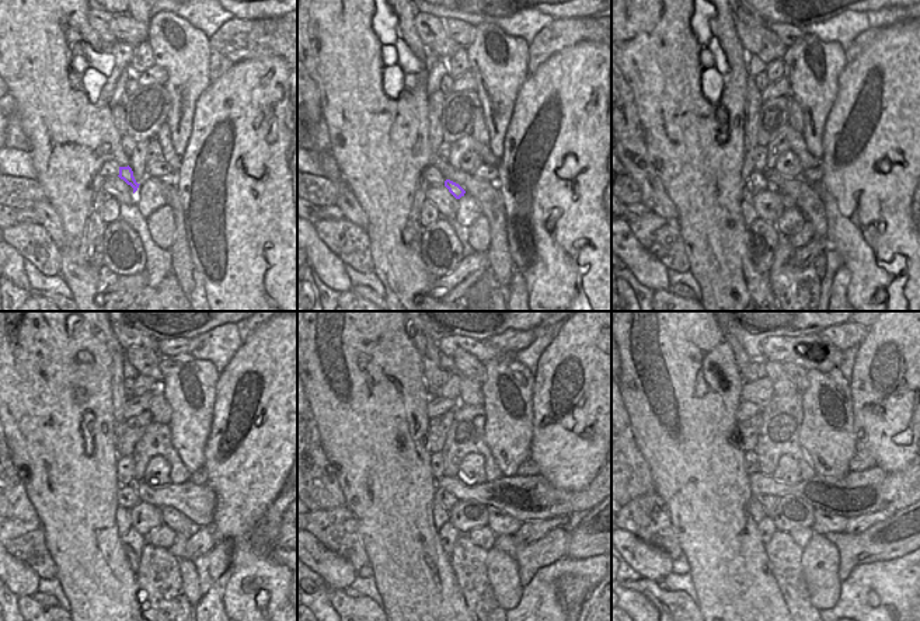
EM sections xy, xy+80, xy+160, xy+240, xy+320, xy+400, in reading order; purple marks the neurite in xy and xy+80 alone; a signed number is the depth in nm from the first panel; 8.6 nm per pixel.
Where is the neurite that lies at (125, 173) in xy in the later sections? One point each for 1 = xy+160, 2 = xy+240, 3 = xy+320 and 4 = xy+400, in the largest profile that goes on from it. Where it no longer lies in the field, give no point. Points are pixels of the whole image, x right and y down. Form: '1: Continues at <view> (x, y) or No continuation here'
1: Continues at xy+160 (787, 201)
2: Continues at xy+240 (171, 517)
3: Continues at xy+320 (501, 523)
4: Continues at xy+400 (823, 522).

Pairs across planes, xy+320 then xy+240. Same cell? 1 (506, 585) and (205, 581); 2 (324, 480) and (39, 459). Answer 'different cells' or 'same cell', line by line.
1: different cells
2: different cells

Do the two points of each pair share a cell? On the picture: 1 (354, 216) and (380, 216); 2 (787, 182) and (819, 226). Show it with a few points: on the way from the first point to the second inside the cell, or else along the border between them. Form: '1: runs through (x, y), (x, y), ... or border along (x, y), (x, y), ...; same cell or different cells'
1: border along (349, 188), (368, 219), (366, 229); different cells
2: runs through (798, 194), (812, 208), (815, 215); same cell

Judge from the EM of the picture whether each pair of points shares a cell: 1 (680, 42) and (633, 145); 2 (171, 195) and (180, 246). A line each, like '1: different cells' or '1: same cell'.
1: different cells
2: same cell

